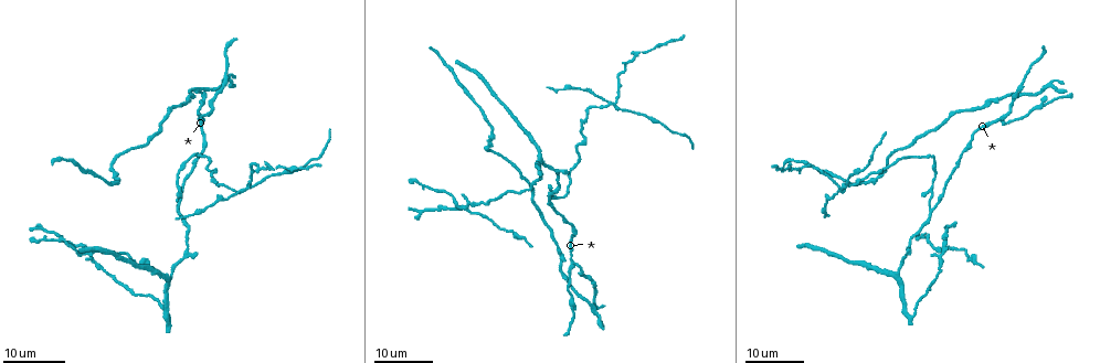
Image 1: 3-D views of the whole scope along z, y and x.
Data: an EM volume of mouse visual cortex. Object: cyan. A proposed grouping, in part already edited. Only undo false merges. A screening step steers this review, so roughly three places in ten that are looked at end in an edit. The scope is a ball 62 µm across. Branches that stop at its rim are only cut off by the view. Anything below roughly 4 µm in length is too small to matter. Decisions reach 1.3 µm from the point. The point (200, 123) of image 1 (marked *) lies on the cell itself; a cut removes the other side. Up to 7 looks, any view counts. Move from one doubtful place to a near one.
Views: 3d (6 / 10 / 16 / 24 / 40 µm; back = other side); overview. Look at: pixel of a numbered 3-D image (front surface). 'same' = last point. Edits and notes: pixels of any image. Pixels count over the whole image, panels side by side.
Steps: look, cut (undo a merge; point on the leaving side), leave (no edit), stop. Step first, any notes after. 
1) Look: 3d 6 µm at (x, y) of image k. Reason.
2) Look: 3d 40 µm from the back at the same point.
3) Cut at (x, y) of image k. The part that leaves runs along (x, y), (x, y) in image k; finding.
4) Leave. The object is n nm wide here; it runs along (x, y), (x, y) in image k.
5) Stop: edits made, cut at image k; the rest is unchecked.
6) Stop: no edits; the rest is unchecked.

Look: 3d 24 µm at (575, 304) of image 1. Three arms meet.

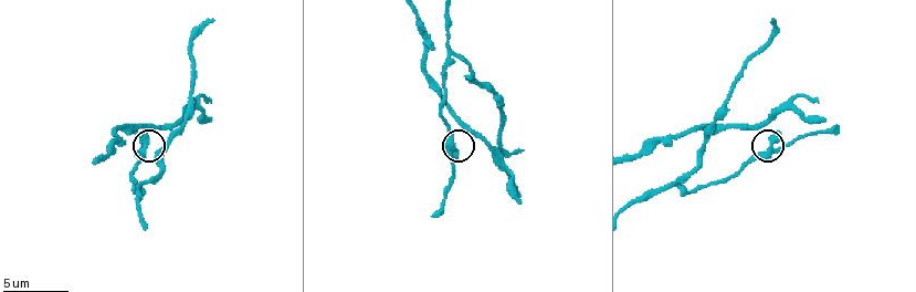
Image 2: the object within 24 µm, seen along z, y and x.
Look: 3d 6 µm at (772, 144) of image 2.

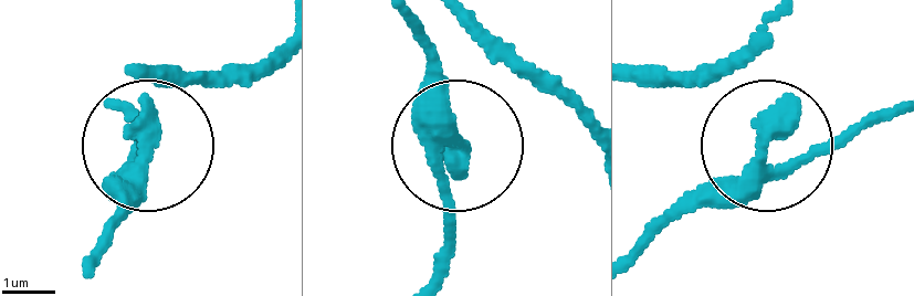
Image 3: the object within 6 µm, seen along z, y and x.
Leave. 3 arms meet here; it runs along (642, 254), (757, 154), (800, 162), (889, 123) in image 3; one cell here.

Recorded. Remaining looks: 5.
Look: 3d 6 µm at (450, 54) of image 2. Arms part here.

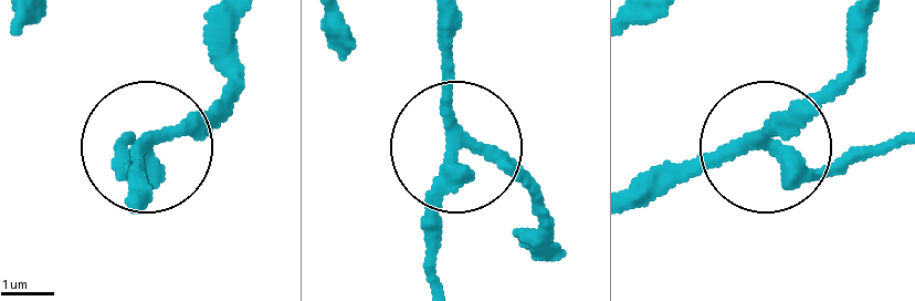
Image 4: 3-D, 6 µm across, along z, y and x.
Leave. 3 arms meet here; it runs along (630, 196), (735, 161), (823, 95) in image 4; one cell here.

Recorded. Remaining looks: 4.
Look: 3d 24 µm at (541, 154) of image 1. A fork.

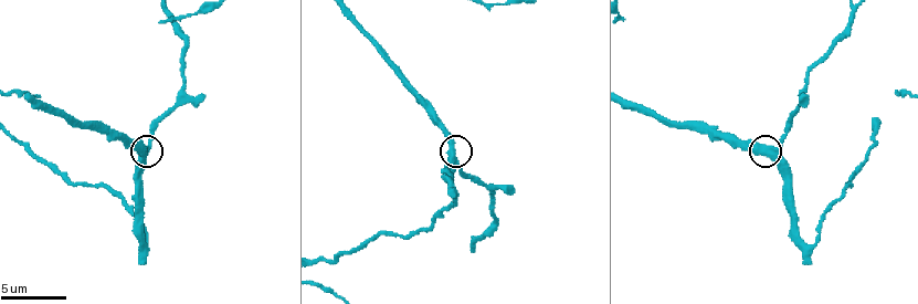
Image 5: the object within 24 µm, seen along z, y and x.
Look: 3d 10 µm at (454, 155) of image 5. Closer look.

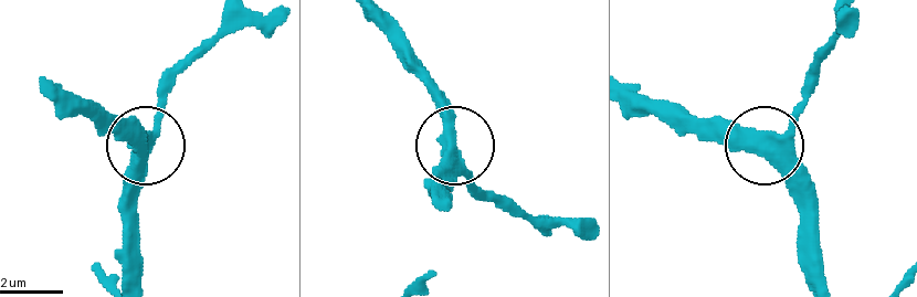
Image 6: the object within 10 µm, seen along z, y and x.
Leave. It runs along (543, 234), (465, 173), (434, 81) in image 6; continuous, no second cell.

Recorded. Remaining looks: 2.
Look: 3d 24 µm at (875, 171) of image 1. Calibre changes.

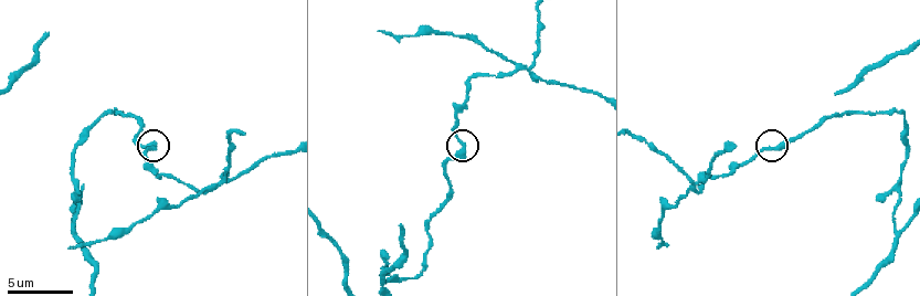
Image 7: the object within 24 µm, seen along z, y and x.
Look: 3d 10 µm at (152, 148) of image 7.

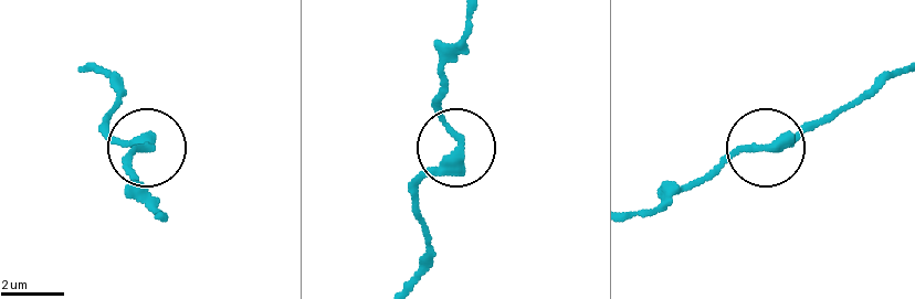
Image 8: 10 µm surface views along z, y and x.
Leave. The object is 250 nm wide here; one cell here.

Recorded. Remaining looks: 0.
Stop: no edits; the rest is unchecked.

